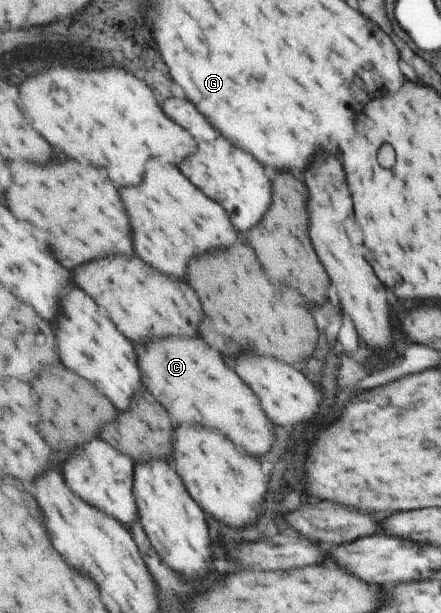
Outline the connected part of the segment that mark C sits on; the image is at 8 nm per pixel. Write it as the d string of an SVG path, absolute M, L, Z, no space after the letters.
M200 336L196 338L152 338L152 342L140 344L140 368L143 372L143 384L146 390L154 395L171 414L175 426L180 424L204 424L206 428L218 428L222 434L232 438L242 450L252 456L266 454L274 444L274 424L264 414L264 406L248 384L224 362L218 350L208 346Z

